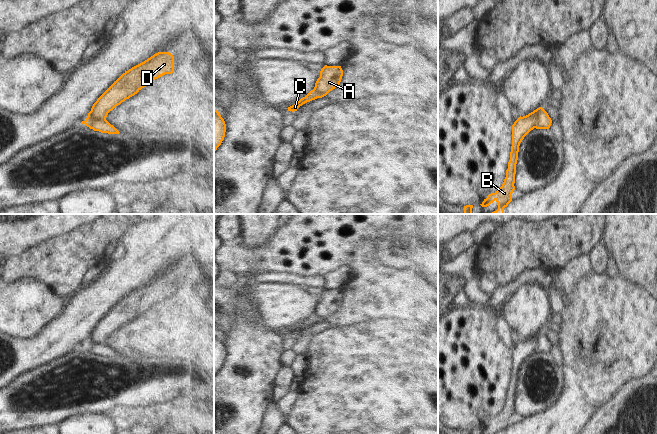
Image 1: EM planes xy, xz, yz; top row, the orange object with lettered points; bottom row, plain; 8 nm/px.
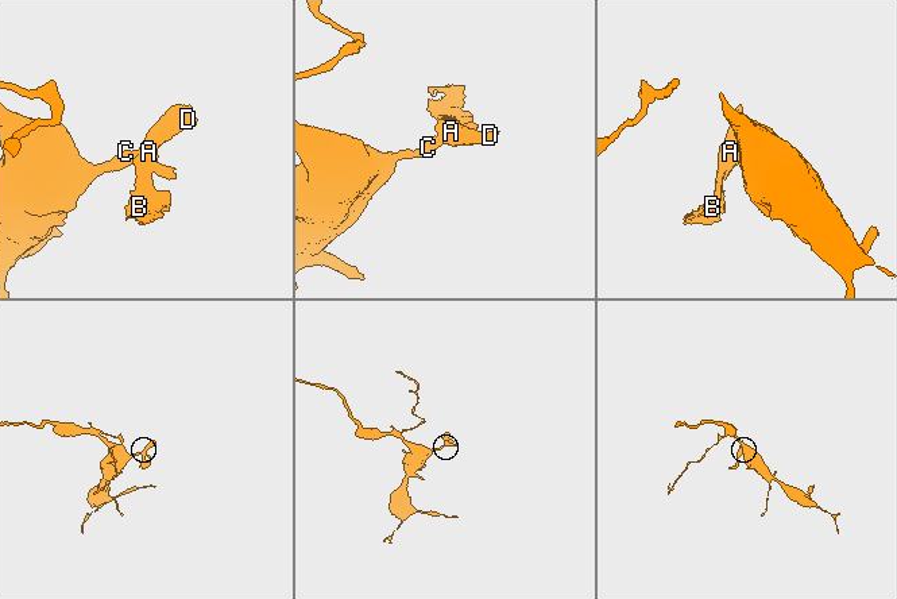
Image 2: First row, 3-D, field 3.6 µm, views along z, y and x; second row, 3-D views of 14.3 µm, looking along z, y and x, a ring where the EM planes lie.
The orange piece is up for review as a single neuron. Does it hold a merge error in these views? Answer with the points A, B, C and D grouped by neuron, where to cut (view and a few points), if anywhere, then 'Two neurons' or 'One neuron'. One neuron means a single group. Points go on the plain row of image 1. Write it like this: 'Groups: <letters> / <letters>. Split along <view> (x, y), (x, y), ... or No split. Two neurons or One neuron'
Groups: A B D / C. Split along yz (542, 332), (538, 335), (534, 351). Two neurons.

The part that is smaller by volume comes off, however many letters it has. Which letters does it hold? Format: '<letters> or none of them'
A, B, D

